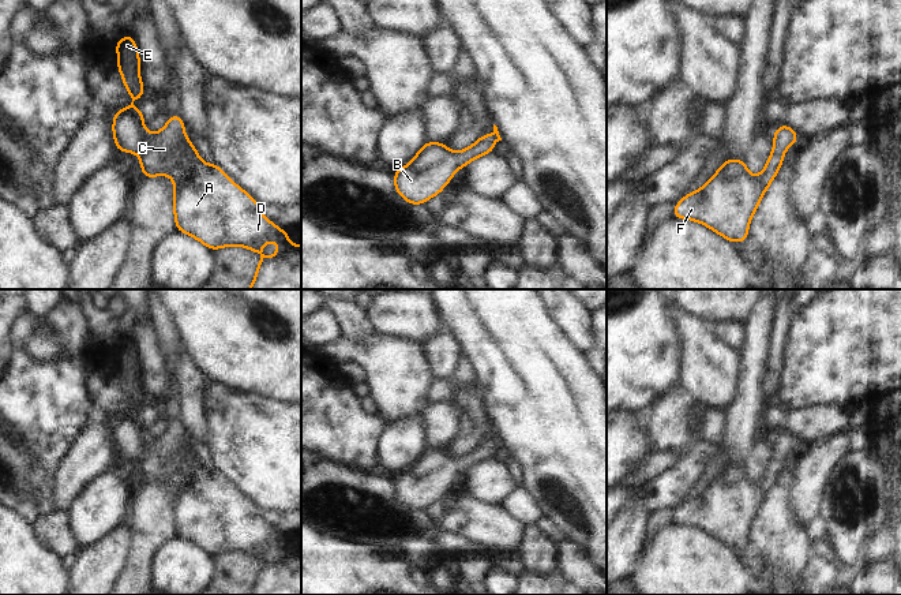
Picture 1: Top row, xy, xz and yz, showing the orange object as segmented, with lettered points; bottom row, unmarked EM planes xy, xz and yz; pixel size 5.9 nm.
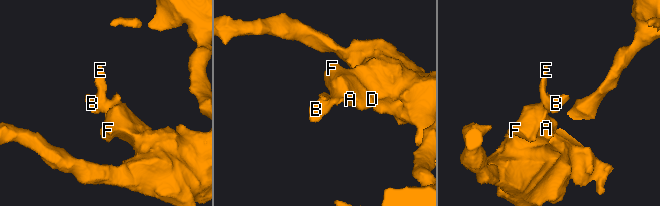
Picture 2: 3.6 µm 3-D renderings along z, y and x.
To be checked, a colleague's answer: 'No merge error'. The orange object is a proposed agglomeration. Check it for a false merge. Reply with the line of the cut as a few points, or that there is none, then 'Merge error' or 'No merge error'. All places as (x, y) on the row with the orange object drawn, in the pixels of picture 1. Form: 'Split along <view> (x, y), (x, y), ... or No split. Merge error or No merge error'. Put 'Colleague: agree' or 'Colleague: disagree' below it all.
No split. No merge error
Colleague: agree

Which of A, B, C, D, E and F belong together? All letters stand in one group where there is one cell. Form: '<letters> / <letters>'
A B C D E F

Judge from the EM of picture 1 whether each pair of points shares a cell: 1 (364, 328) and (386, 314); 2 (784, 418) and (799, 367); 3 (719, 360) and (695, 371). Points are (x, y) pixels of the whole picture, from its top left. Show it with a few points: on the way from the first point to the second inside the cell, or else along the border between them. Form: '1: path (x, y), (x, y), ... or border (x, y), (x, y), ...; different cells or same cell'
1: border (364, 310), (375, 330); different cells
2: border (817, 404), (777, 412); different cells
3: path (713, 366), (708, 371), (701, 371); same cell

